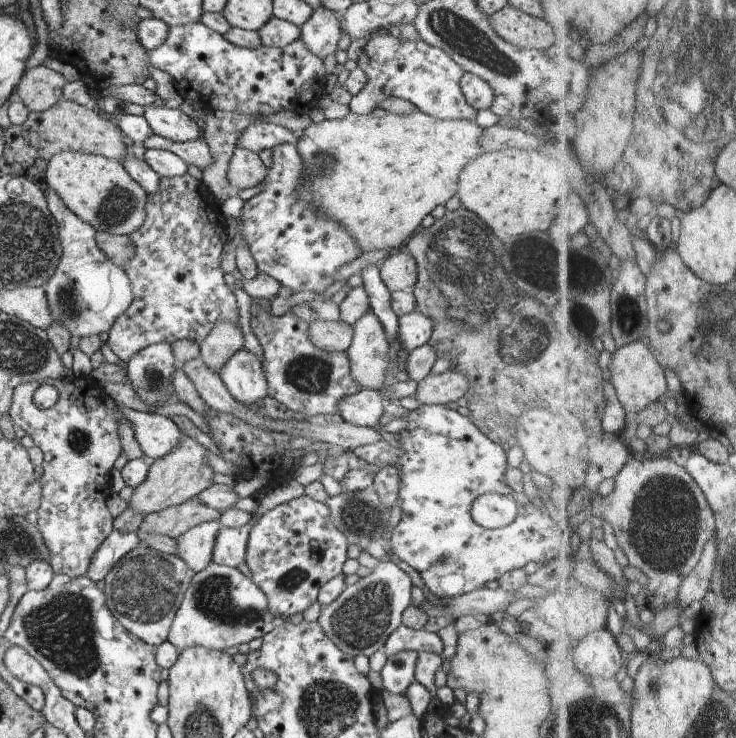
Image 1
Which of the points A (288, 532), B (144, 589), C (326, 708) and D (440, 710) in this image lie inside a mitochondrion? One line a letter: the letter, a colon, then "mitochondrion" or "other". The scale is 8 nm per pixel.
A: other
B: mitochondrion
C: mitochondrion
D: other

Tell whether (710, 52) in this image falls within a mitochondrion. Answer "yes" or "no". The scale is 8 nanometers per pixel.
yes

